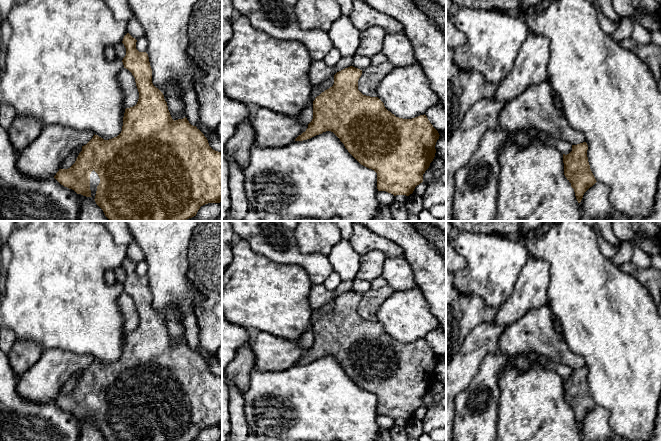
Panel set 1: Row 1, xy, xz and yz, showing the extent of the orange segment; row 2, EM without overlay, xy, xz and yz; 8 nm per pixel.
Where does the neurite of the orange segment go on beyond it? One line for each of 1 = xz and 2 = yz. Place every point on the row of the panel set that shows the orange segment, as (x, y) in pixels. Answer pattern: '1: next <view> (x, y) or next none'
1: next none
2: next none

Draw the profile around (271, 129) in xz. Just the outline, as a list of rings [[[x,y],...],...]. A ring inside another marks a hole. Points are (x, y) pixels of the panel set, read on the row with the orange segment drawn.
[[[255,108],[252,114],[257,147],[286,146],[306,131],[308,125],[300,123],[300,116],[290,117],[266,108]]]

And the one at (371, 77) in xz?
[[[389,61],[380,65],[370,65],[362,70],[362,75],[358,80],[358,90],[366,96],[377,97],[377,88],[385,77],[394,67]]]

